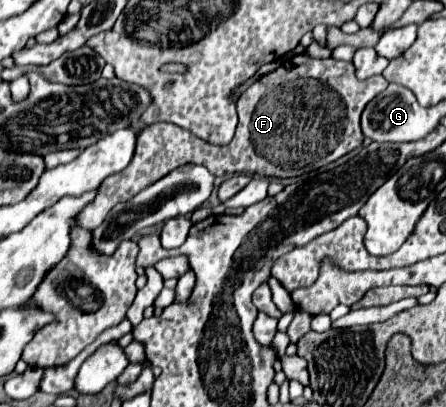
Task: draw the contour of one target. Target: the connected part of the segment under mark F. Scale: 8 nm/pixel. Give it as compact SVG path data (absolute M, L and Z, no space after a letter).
M306 54L292 56L274 72L258 78L238 98L238 128L228 146L212 146L192 132L170 124L156 122L138 134L134 158L126 170L106 178L96 198L76 216L78 226L86 230L98 228L106 214L118 204L130 200L136 192L154 184L182 164L202 164L214 176L250 172L258 176L290 178L322 168L344 154L358 148L364 140L360 130L360 114L366 104L386 90L384 76L358 80L354 64L334 58L314 60Z

